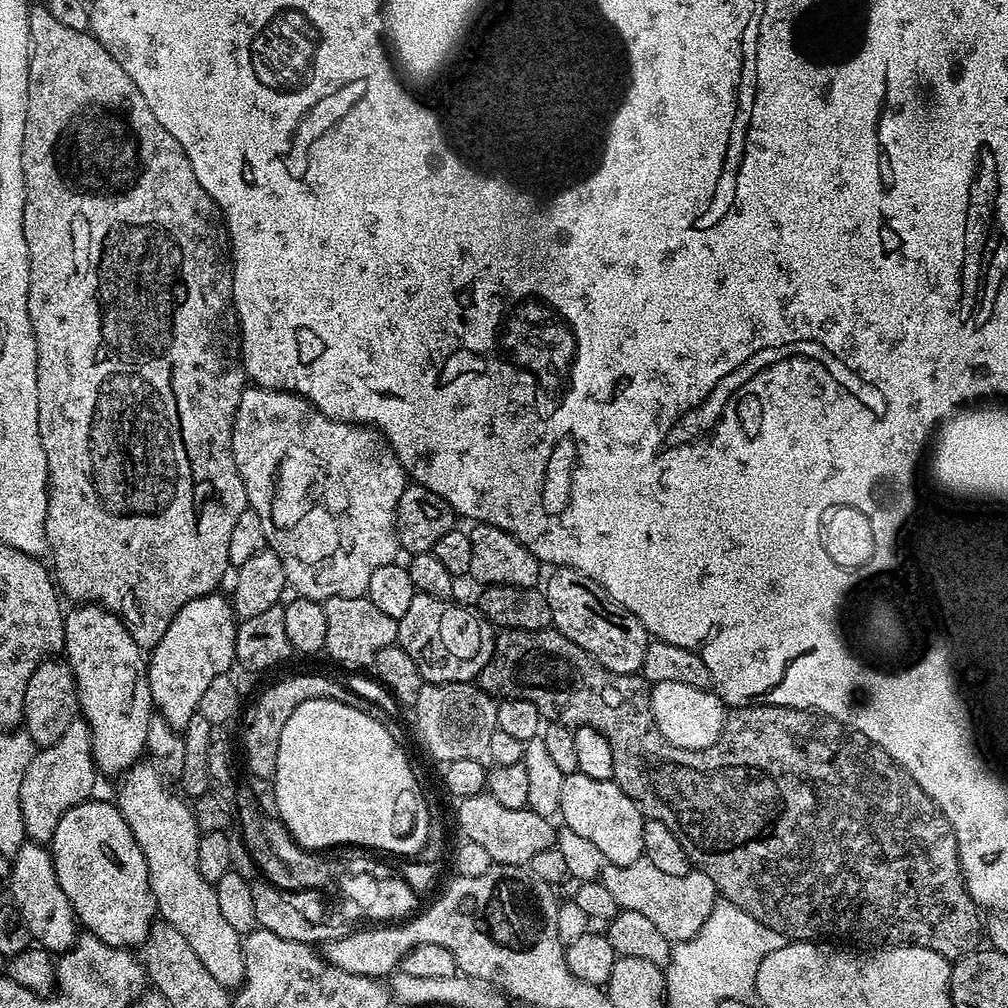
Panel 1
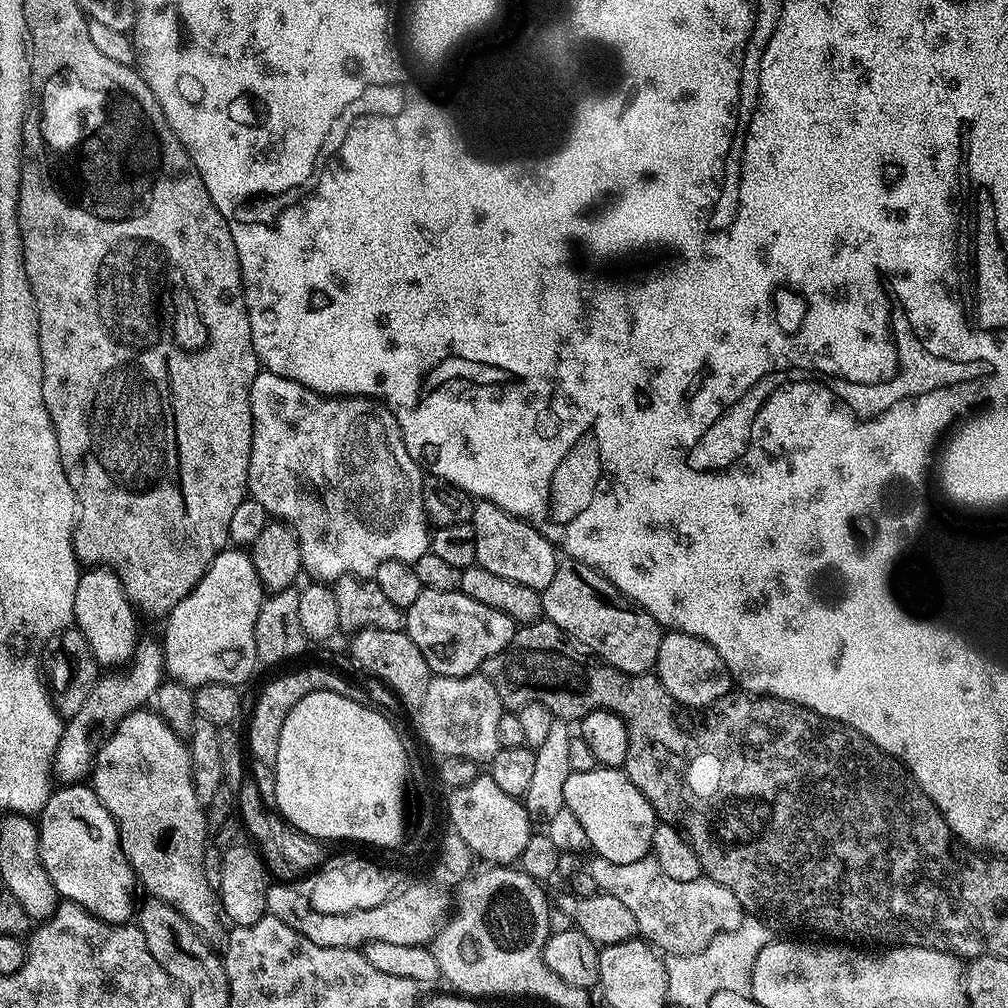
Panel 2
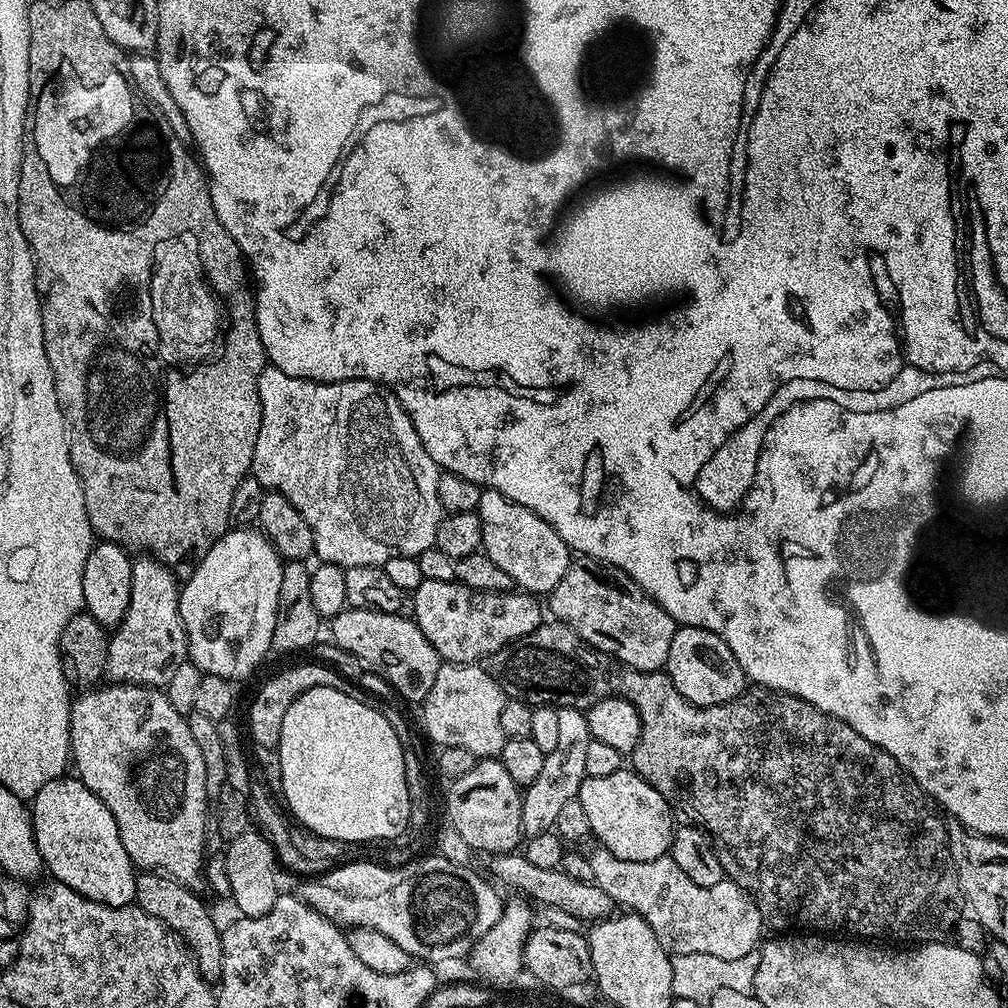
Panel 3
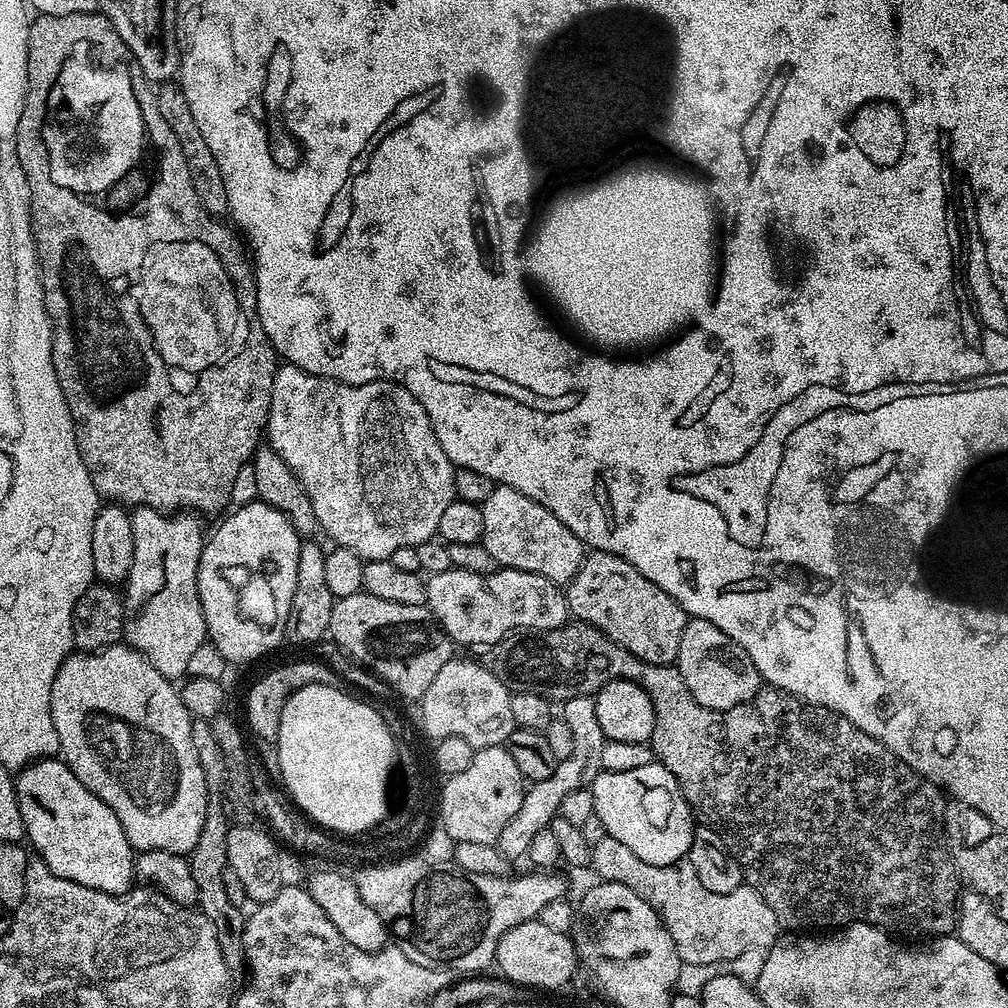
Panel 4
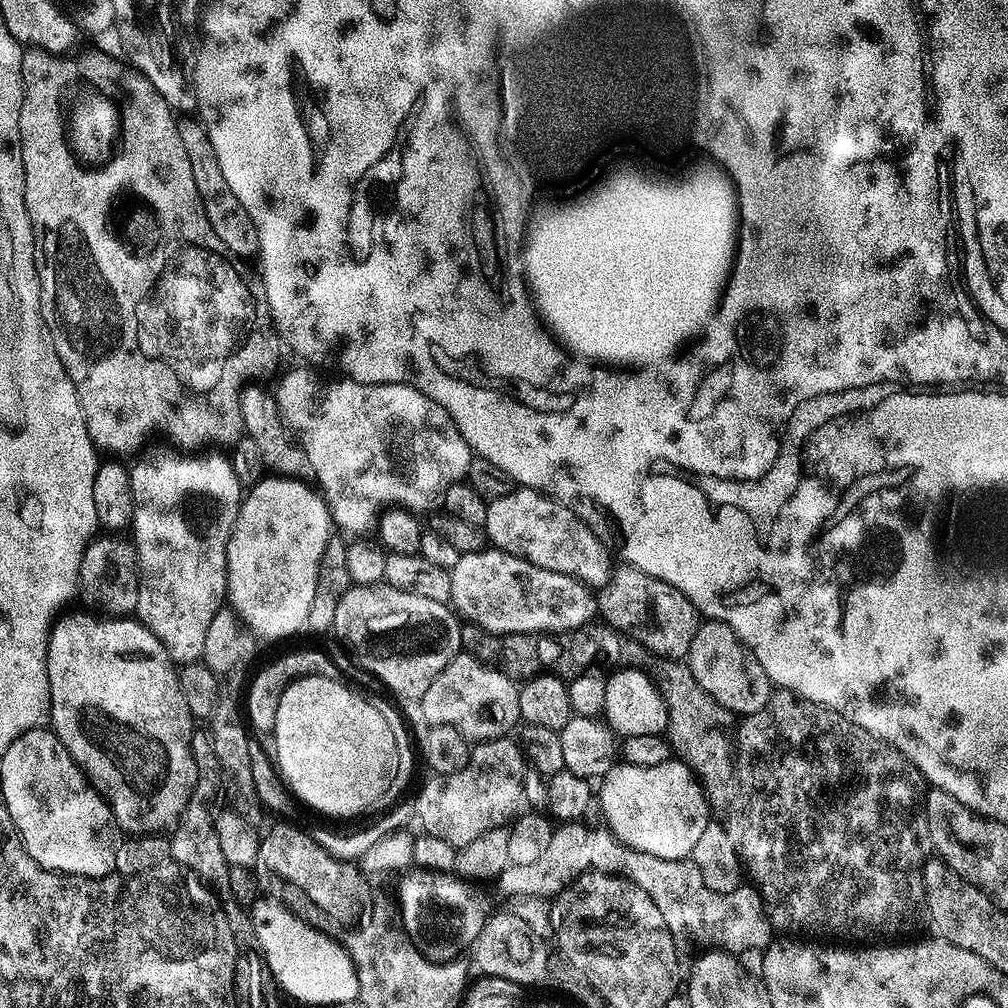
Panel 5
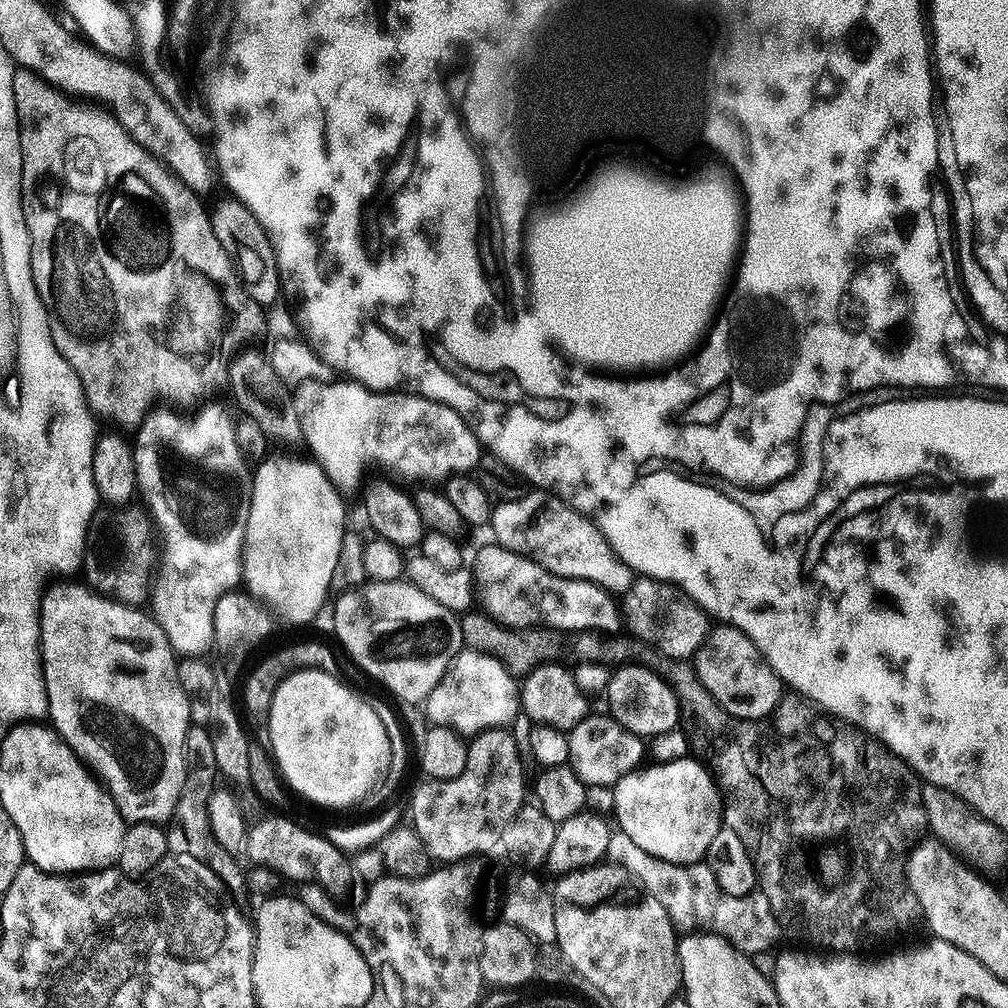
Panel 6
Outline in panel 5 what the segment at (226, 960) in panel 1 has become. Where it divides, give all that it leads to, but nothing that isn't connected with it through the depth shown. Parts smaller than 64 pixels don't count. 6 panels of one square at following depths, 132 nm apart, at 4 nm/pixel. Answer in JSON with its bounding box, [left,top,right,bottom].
[48,614,196,837]

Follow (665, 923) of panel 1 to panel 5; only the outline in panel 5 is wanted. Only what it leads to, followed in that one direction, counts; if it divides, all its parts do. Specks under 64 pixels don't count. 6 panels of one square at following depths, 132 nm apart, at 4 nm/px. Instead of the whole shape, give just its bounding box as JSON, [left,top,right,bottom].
[611,848,774,954]

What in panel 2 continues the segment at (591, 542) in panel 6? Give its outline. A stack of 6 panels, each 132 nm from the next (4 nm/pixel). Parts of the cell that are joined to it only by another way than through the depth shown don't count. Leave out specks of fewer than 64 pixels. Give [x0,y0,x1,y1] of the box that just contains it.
[470,500,558,593]

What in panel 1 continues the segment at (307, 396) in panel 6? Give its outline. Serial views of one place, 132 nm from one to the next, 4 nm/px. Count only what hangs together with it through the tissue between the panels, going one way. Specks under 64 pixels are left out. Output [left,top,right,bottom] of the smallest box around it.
[230,386,410,602]

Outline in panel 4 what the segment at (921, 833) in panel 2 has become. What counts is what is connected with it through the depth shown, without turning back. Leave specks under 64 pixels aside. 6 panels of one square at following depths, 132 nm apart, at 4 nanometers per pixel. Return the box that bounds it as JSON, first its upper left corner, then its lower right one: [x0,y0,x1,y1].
[478,622,962,938]

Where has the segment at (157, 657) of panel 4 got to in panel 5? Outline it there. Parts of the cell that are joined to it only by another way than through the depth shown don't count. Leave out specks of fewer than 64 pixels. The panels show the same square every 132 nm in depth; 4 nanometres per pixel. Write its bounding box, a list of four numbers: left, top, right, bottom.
[130,455,242,666]

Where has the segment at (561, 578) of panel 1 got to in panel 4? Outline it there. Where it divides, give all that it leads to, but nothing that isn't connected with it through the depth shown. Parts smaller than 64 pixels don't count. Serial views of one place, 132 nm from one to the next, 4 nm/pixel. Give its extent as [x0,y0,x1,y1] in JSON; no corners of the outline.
[566,551,690,665]

